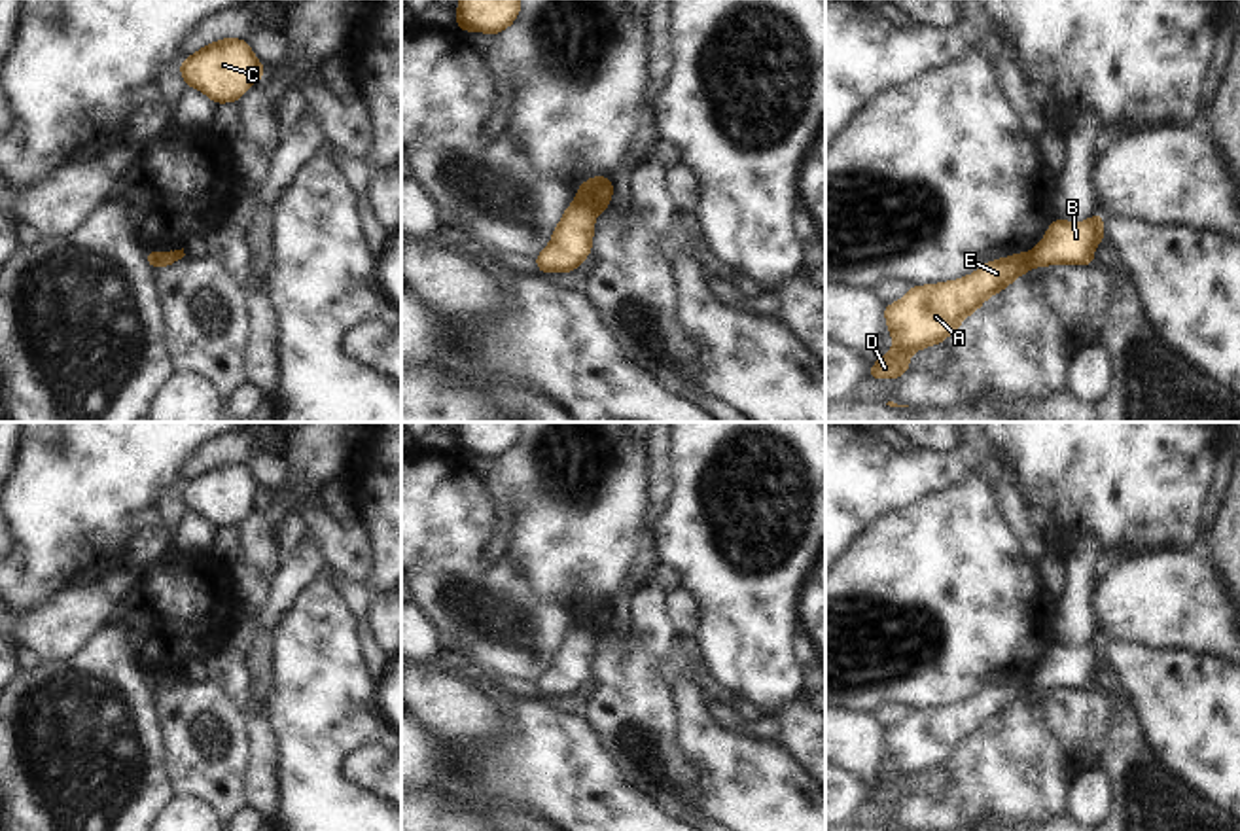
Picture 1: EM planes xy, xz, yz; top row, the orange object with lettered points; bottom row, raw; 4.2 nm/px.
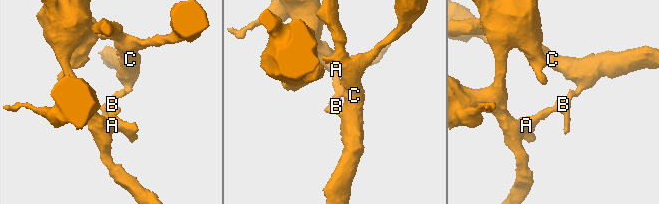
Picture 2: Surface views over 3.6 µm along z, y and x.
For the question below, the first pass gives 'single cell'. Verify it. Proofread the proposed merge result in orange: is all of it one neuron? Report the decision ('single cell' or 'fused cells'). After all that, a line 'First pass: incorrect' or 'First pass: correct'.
fused cells
First pass: incorrect

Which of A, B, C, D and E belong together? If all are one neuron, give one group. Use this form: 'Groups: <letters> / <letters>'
Groups: A D E / B C.

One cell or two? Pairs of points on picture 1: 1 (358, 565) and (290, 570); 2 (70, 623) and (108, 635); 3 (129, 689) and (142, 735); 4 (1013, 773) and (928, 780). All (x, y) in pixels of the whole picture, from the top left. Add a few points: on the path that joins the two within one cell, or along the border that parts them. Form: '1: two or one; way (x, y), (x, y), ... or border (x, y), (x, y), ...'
1: two; border (307, 529), (317, 540), (326, 566)
2: two; border (105, 623), (63, 659)
3: one; way (129, 701), (131, 724)
4: two; border (956, 778), (938, 797), (913, 795)

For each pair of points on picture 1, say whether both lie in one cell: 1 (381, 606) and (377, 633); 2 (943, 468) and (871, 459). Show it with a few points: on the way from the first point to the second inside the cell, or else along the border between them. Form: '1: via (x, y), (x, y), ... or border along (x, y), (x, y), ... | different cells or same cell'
1: via (381, 612), (381, 627) | same cell
2: via (926, 468), (888, 468) | same cell

